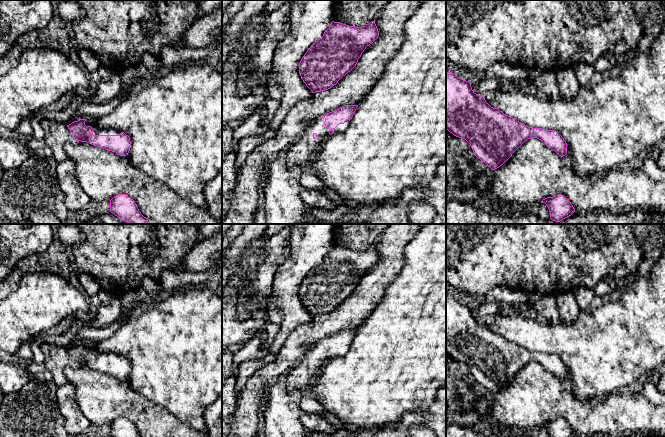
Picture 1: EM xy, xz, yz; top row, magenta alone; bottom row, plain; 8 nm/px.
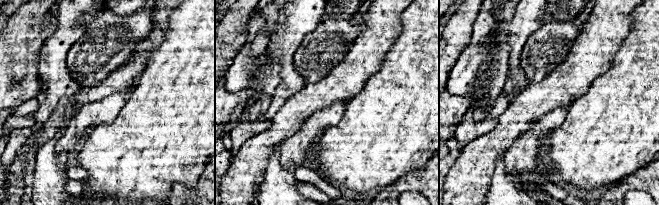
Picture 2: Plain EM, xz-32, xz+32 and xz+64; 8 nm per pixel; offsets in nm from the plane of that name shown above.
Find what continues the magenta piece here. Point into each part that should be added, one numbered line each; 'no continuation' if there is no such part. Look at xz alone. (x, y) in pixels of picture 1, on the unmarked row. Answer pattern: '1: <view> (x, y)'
1: xz (299, 379)

